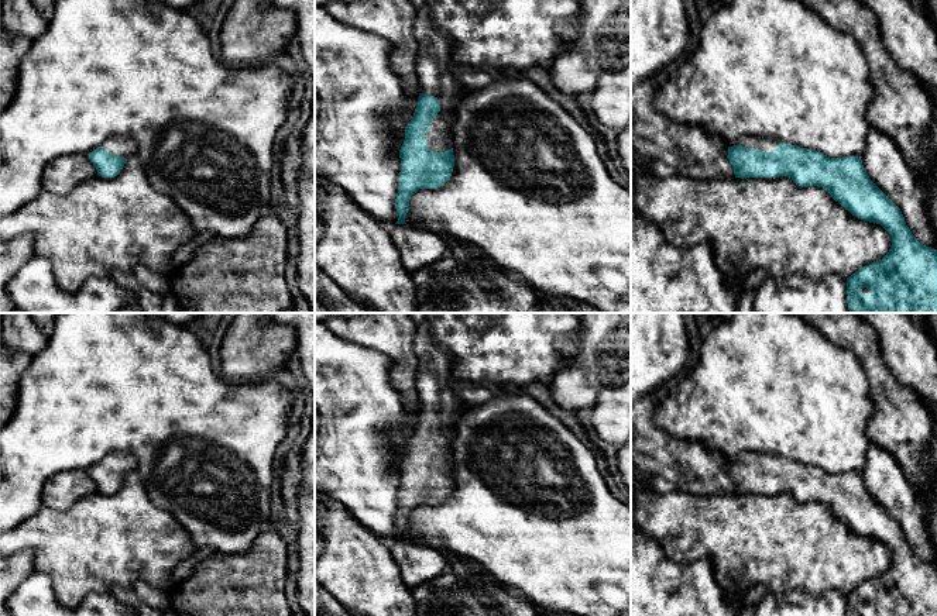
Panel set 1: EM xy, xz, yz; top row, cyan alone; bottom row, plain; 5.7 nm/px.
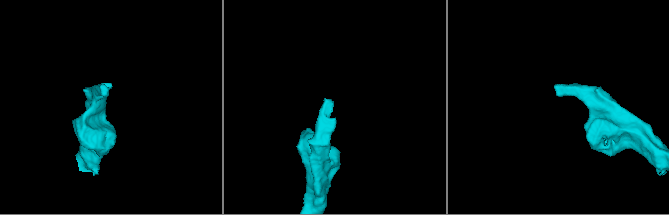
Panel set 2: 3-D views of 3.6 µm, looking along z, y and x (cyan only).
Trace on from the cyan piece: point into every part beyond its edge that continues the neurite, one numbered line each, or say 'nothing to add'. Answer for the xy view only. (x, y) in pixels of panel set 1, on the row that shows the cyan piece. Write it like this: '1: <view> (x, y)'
1: xy (124, 147)

